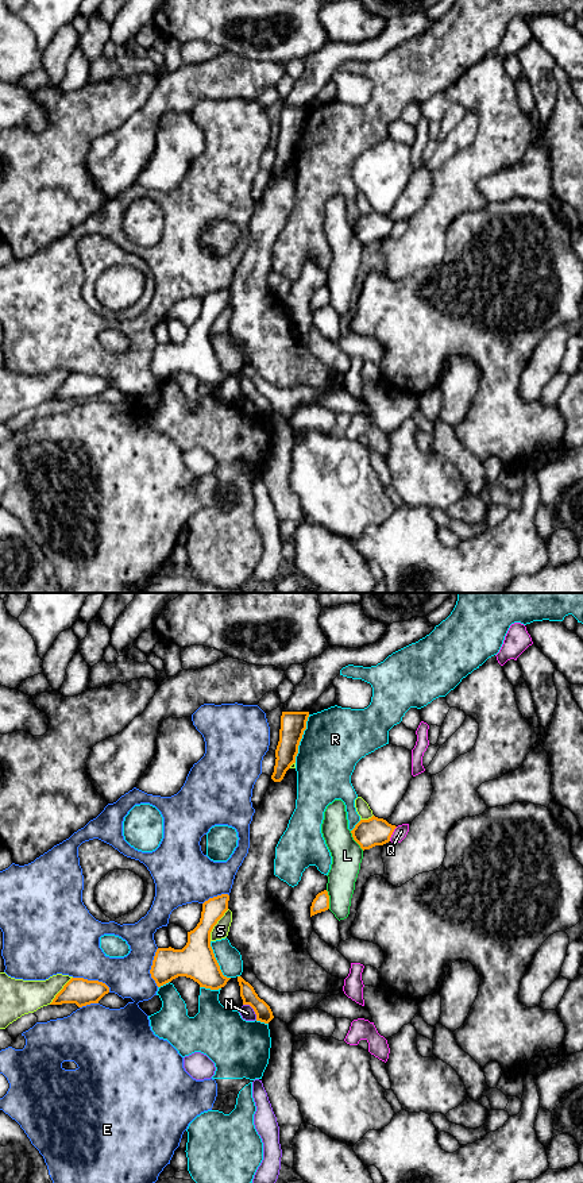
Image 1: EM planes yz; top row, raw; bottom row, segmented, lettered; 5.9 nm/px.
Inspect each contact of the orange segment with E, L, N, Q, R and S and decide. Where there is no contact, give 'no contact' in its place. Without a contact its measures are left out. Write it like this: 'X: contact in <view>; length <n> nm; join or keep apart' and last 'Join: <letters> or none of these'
E: contact in yz; length 240 nm; keep apart
L: contact in yz; length 150 nm; keep apart
N: contact in yz; length 130 nm; keep apart
Q: contact in yz; length 100 nm; keep apart
R: contact in yz; length 300 nm; keep apart
S: contact in yz; length 220 nm; keep apart
Join: none of these

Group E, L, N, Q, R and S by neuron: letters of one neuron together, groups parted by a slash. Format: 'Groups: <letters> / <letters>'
Groups: E / L / N / Q / R / S

